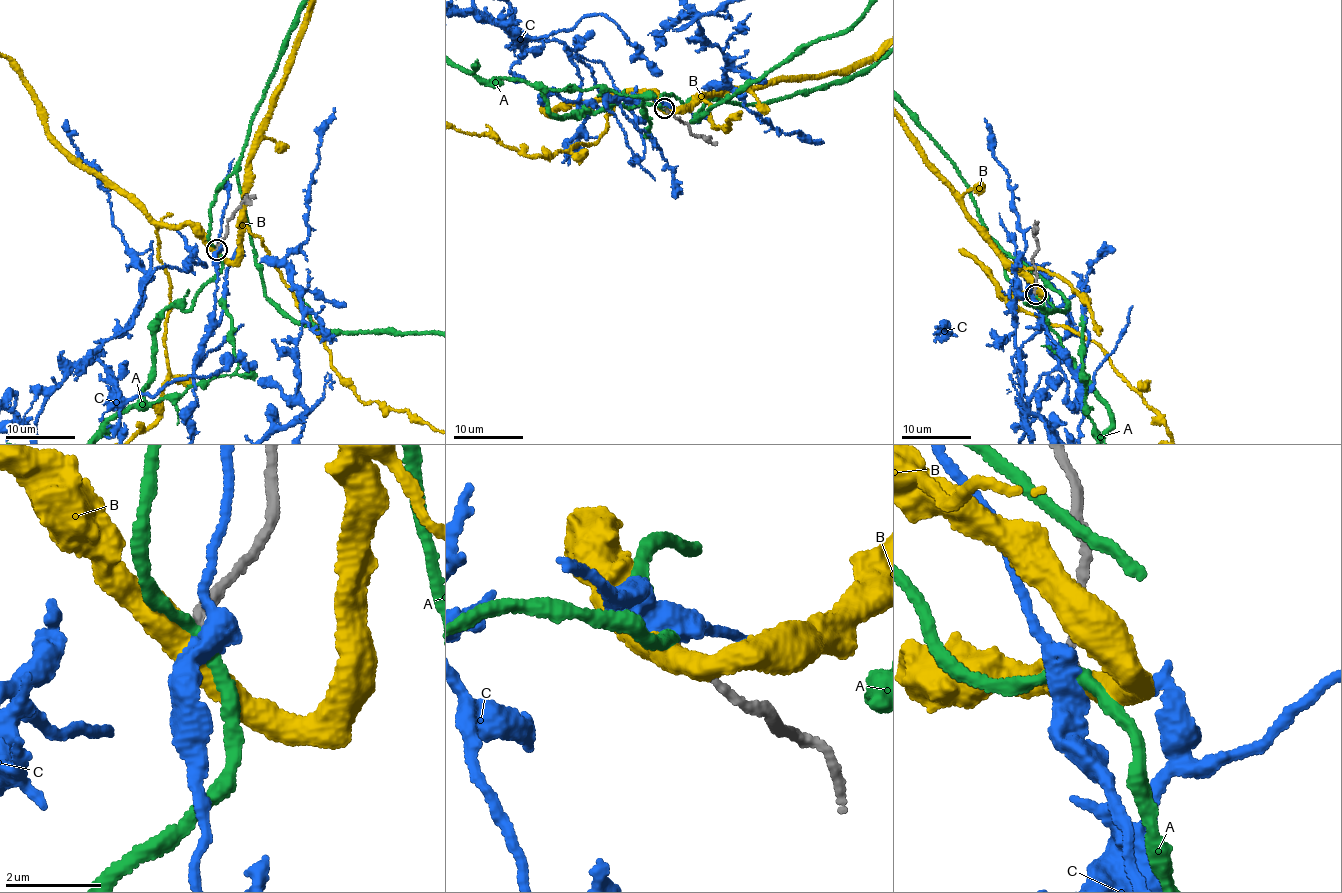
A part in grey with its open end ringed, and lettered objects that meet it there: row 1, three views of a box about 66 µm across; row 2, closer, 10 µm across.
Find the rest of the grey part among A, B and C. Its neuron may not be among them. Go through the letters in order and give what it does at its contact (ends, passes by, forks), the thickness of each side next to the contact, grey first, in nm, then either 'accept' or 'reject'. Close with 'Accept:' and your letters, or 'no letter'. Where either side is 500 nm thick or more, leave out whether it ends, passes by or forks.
A: it passes by | 220/240 nm | reject
B: 220/500 nm | reject
C: it passes by | 220/400 nm | accept
Accept: C

